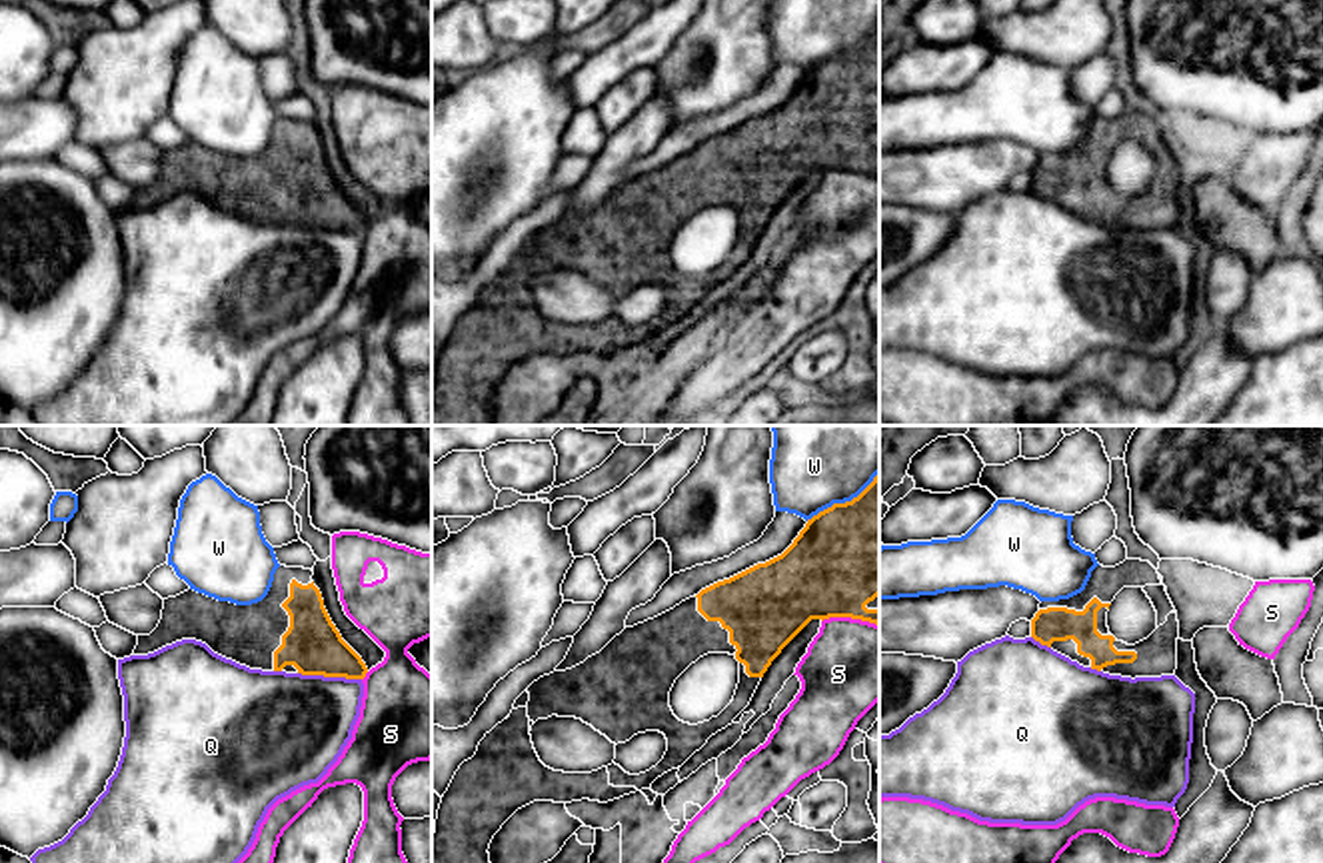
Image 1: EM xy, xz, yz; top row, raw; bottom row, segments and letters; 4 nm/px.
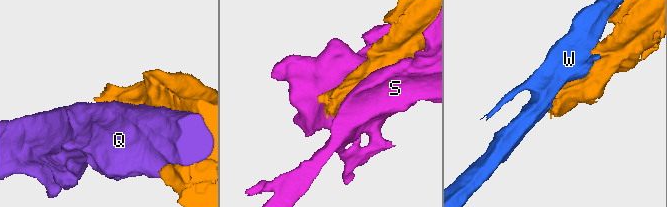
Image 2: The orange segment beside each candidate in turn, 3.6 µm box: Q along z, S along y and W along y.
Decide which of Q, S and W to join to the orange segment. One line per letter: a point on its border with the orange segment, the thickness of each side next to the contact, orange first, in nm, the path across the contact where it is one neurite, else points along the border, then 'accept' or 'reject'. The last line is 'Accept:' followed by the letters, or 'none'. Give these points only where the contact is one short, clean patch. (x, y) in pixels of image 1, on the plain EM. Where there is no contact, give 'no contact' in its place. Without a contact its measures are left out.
Q: contact xy (330, 228); calibres 240 and 420 nm; reject
S: contact xz (850, 168); calibres 400 and 360 nm; reject
W: contact xz (842, 56); calibres 420 and 280 nm; reject
Accept: none

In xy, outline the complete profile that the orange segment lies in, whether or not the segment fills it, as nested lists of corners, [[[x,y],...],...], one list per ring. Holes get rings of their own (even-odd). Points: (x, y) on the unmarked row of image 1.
[[[280,118],[268,148],[252,158],[218,154],[194,142],[168,150],[158,180],[150,188],[138,188],[134,208],[148,208],[176,194],[196,192],[214,206],[250,222],[364,232],[368,220],[332,176],[312,128],[312,122]]]

